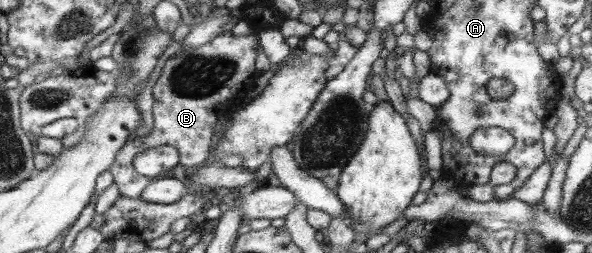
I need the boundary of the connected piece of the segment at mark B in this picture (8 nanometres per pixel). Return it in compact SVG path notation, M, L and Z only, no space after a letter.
M228 30L200 47L182 47L168 58L152 88L153 129L147 135L136 136L126 142L117 155L117 161L109 169L122 197L141 199L149 186L150 180L138 175L132 162L138 154L150 147L176 146L180 152L180 164L188 170L190 167L202 166L210 158L216 124L214 114L239 105L256 86L254 78L258 76L258 70L254 66L254 60L259 44L256 33L257 30L253 30L248 36L236 37Z

